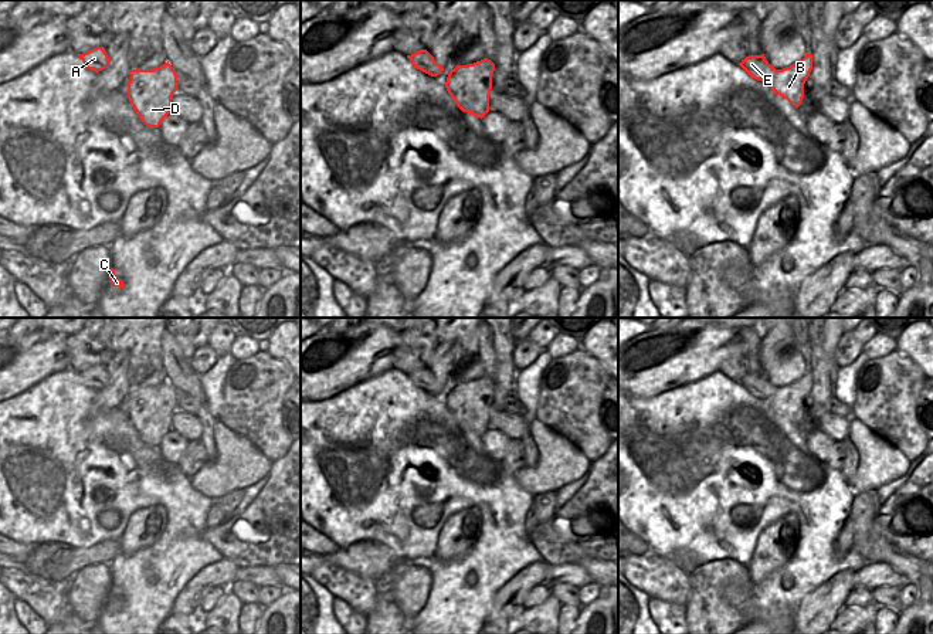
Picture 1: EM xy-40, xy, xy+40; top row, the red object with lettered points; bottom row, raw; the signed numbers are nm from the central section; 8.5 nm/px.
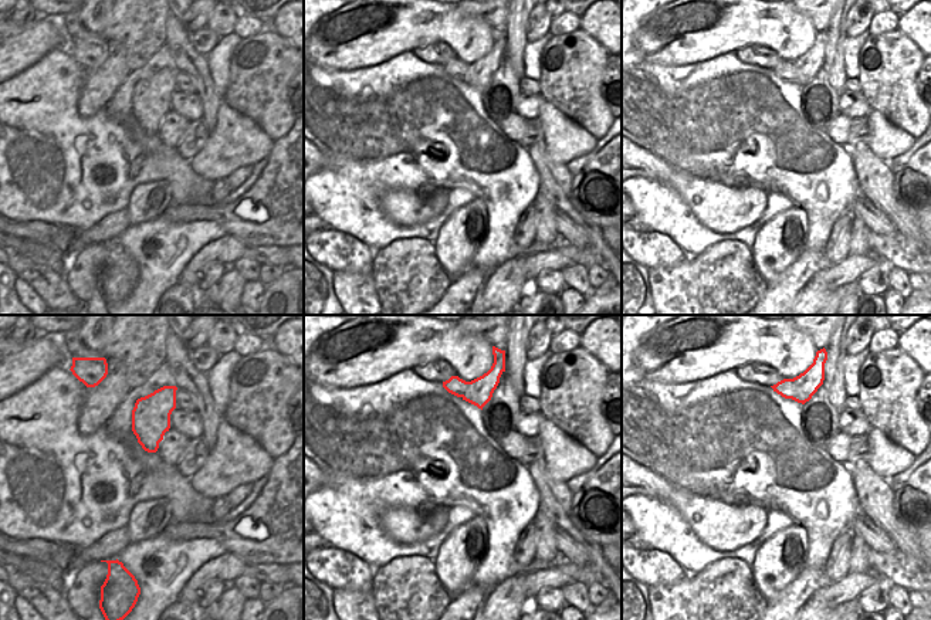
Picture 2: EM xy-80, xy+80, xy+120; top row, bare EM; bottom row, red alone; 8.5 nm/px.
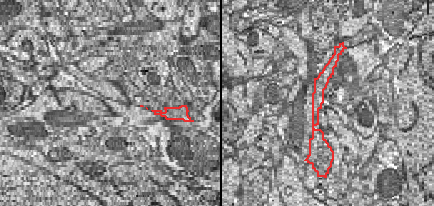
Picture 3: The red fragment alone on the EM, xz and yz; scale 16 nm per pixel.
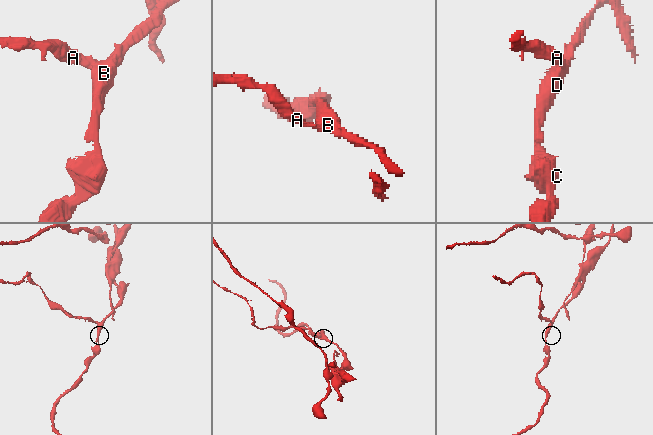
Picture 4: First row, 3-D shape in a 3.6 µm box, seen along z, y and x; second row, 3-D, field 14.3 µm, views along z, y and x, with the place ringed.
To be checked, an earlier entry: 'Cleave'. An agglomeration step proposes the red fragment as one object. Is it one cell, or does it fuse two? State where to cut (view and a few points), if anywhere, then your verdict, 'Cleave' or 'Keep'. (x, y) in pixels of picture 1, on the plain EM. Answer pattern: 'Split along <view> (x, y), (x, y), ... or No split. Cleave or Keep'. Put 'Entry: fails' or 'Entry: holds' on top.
Entry: holds
Split along xy+40 (779, 387), (766, 399). Cleave.

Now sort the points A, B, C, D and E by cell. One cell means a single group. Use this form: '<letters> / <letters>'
A E / B C D

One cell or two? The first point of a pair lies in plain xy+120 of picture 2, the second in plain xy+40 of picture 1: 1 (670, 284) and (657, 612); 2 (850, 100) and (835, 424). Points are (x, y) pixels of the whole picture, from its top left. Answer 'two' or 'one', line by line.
1: one
2: one

